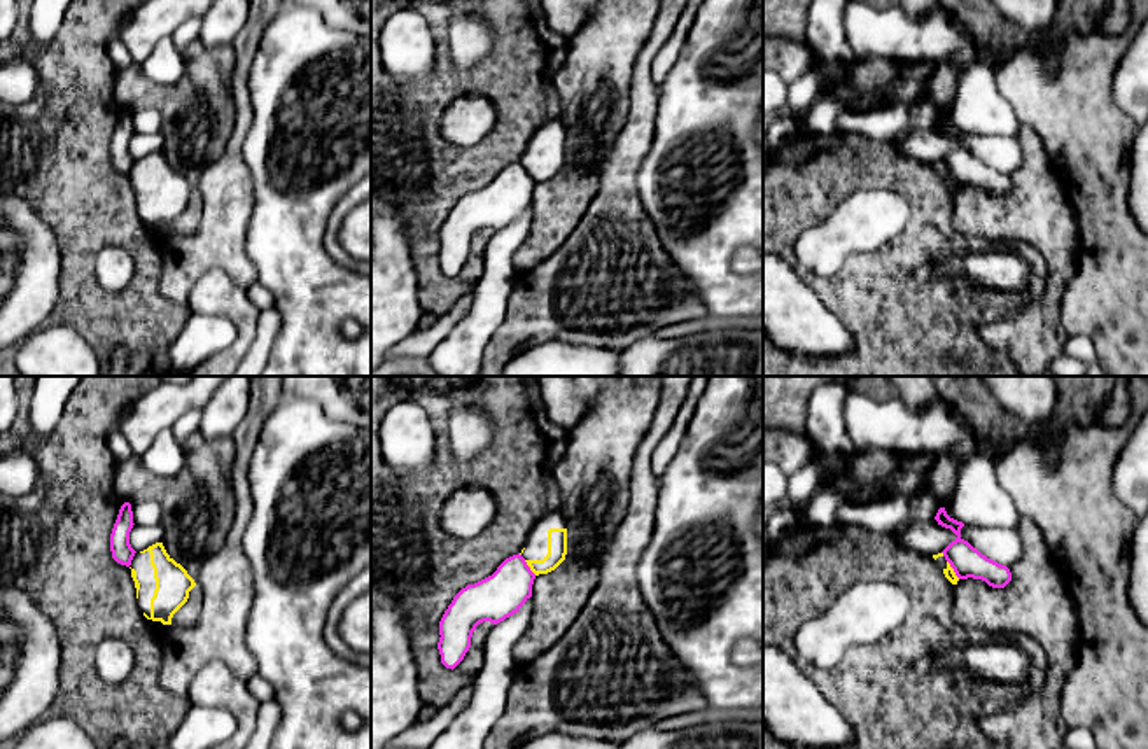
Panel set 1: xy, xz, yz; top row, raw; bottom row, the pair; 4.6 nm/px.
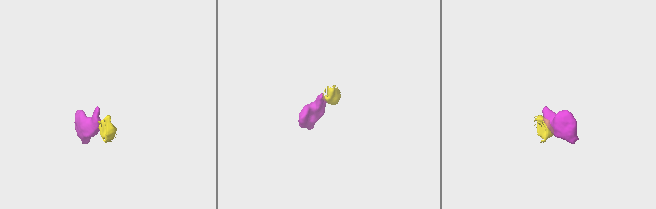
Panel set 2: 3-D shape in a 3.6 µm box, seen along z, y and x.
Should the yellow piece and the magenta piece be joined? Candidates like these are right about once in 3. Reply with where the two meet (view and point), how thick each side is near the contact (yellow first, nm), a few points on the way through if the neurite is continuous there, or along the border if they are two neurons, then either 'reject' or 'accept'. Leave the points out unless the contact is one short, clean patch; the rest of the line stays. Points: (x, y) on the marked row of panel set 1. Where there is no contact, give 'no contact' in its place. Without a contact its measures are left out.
meets yellow in yz at (952, 569); 50 nm thick on the yellow side, 140 nm on the other; border along yz (947, 560), (959, 578); reject

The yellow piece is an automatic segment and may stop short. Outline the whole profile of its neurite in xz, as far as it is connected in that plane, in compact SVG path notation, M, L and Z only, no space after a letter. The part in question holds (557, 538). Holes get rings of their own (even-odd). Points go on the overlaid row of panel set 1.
M560 511L542 516L532 528L522 556L530 570L548 574L555 570L567 555L567 523Z

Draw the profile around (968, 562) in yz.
M945 508L938 509L934 520L957 536L942 553L959 579L982 579L992 588L1004 588L1012 581L1012 572L1006 565L987 558L961 537L964 523L950 518Z

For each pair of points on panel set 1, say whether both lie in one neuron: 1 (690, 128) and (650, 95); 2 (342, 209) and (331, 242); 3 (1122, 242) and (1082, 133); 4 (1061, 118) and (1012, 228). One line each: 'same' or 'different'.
1: different
2: same
3: same
4: different

